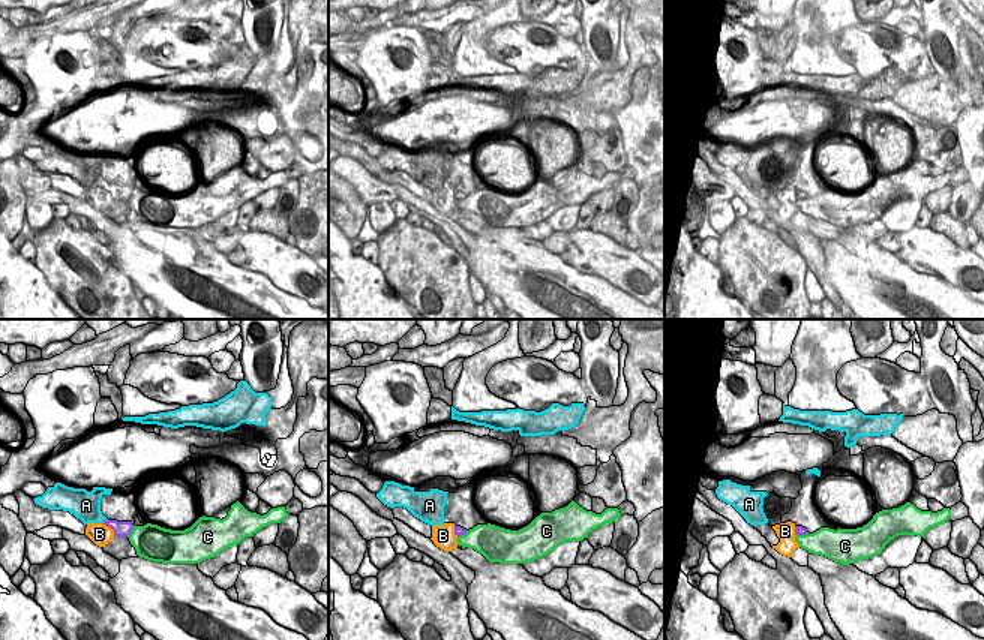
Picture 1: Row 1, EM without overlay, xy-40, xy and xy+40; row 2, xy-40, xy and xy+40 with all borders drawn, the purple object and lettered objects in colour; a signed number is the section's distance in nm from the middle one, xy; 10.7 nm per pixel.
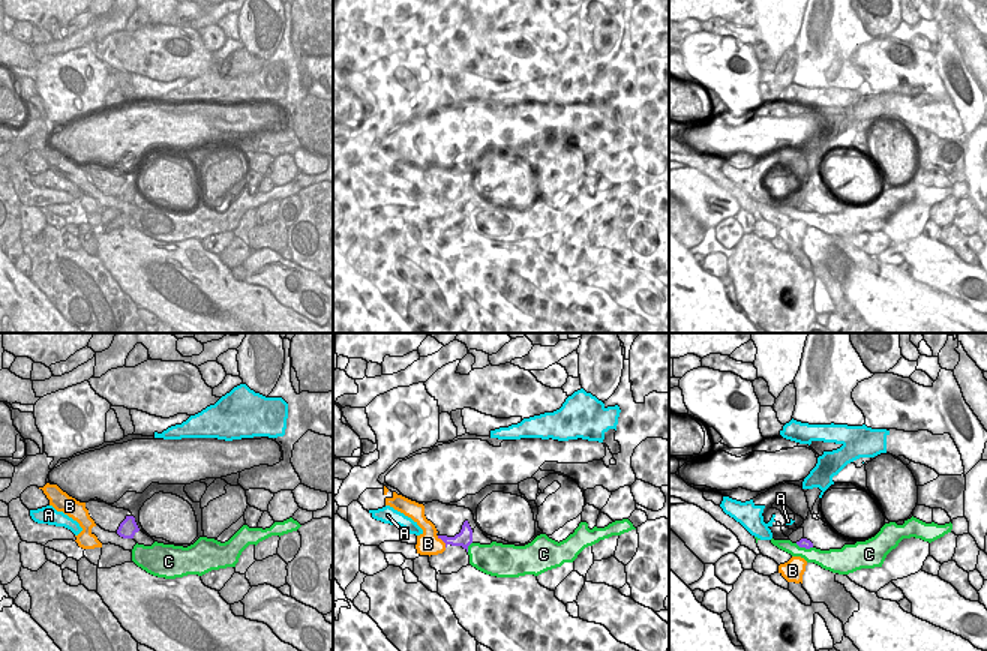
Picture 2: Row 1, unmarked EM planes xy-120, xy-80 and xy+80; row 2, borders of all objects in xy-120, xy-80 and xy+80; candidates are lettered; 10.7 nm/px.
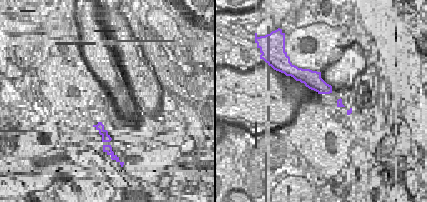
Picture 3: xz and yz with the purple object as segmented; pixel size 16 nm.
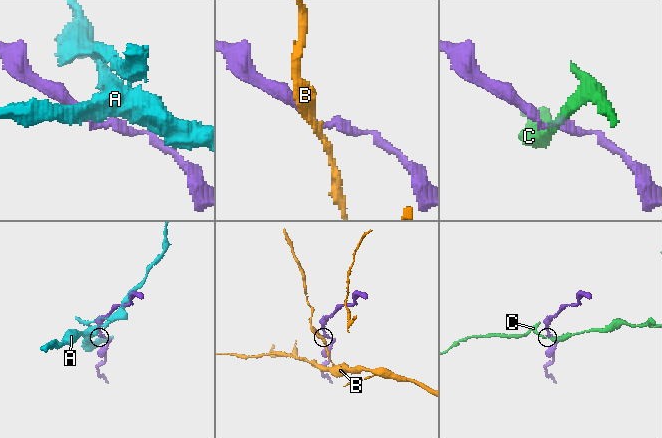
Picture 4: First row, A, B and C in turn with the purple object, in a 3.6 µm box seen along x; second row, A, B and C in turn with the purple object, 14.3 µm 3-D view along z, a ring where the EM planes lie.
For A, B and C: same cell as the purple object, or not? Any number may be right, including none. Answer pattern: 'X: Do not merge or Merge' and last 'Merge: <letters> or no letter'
A: Do not merge
B: Do not merge
C: Do not merge
Merge: no letter.

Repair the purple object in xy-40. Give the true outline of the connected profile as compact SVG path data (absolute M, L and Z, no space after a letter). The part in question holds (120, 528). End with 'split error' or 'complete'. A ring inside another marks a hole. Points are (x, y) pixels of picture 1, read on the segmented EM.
M104 520L102 525L111 528L114 537L129 537L134 529L132 522Z; complete

